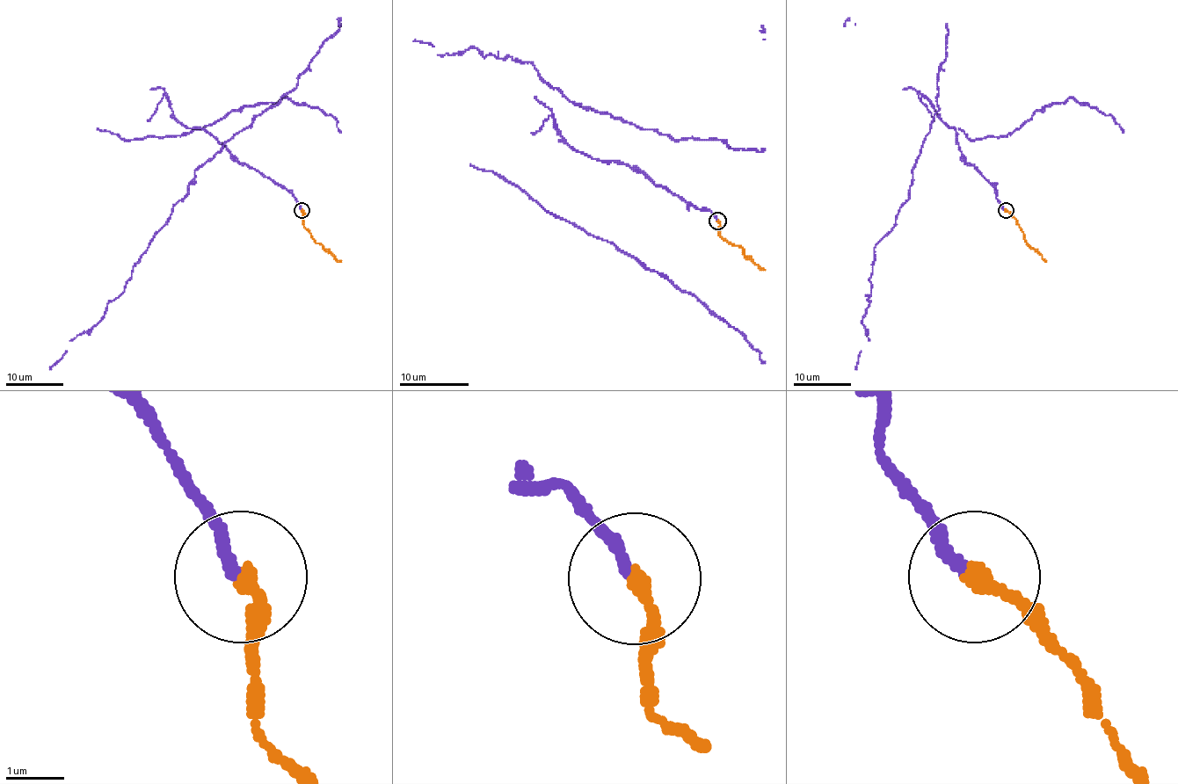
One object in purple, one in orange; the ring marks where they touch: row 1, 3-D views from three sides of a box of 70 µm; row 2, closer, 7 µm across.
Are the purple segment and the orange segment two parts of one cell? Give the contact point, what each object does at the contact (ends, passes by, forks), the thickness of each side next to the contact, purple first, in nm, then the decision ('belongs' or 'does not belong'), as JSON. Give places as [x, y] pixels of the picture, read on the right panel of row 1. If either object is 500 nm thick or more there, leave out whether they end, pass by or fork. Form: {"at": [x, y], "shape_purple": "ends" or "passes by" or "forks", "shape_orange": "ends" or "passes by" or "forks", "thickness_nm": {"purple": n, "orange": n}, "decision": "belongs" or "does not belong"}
{"at": [1006, 210], "shape_purple": "ends", "shape_orange": "ends", "thickness_nm": {"purple": 200, "orange": 280}, "decision": "belongs"}

